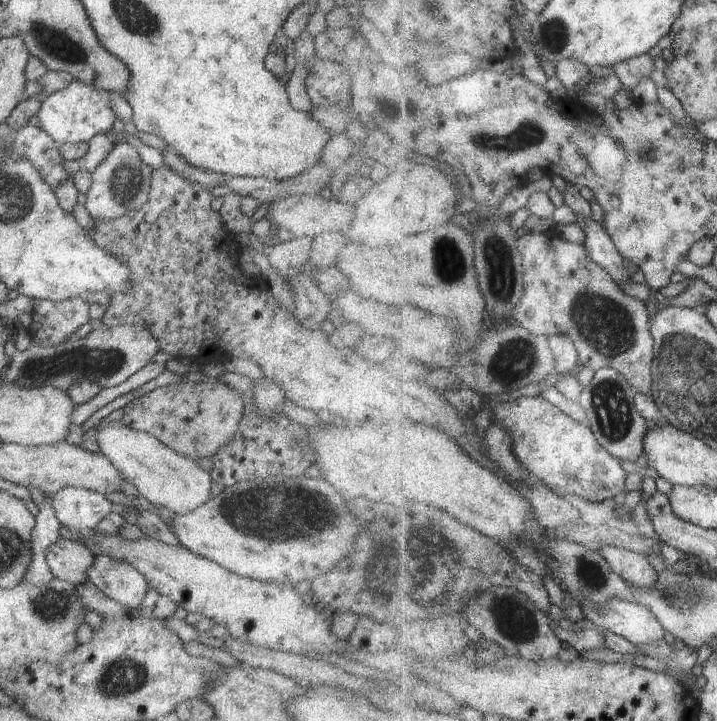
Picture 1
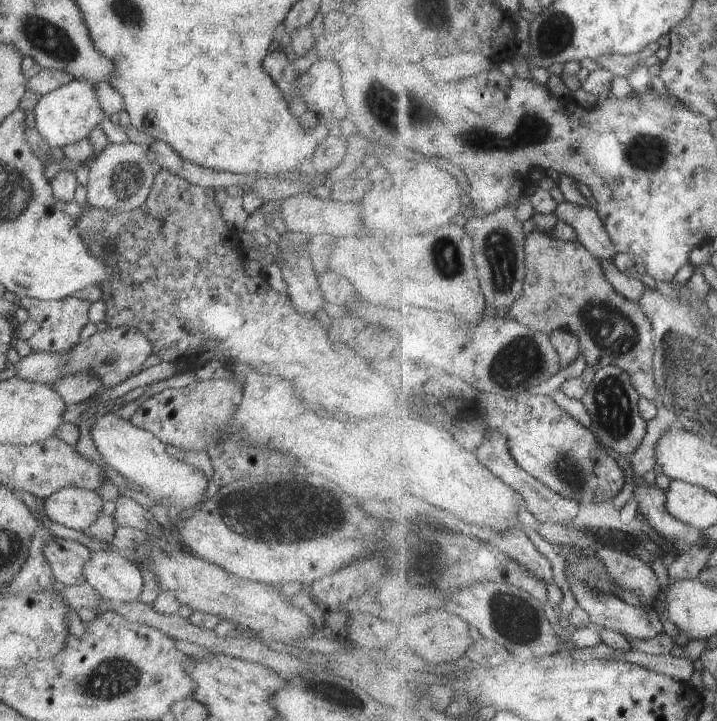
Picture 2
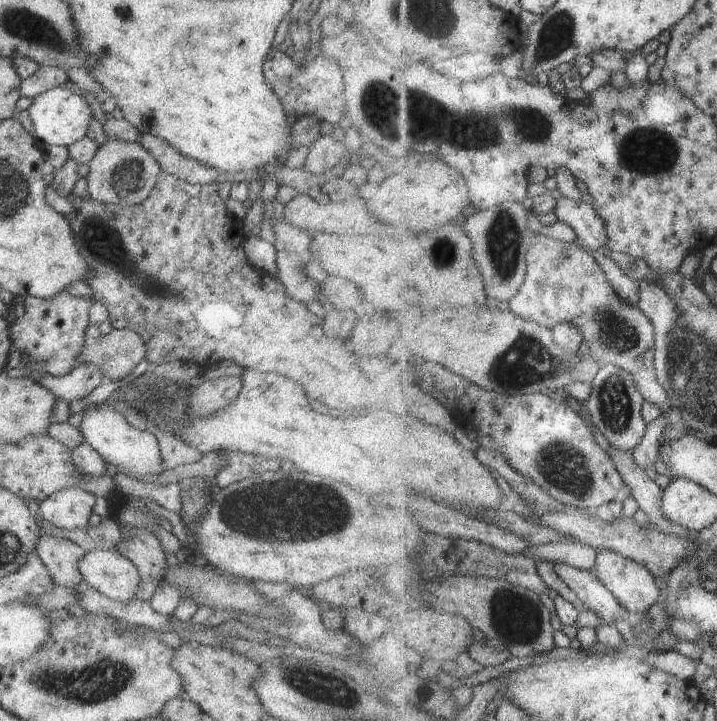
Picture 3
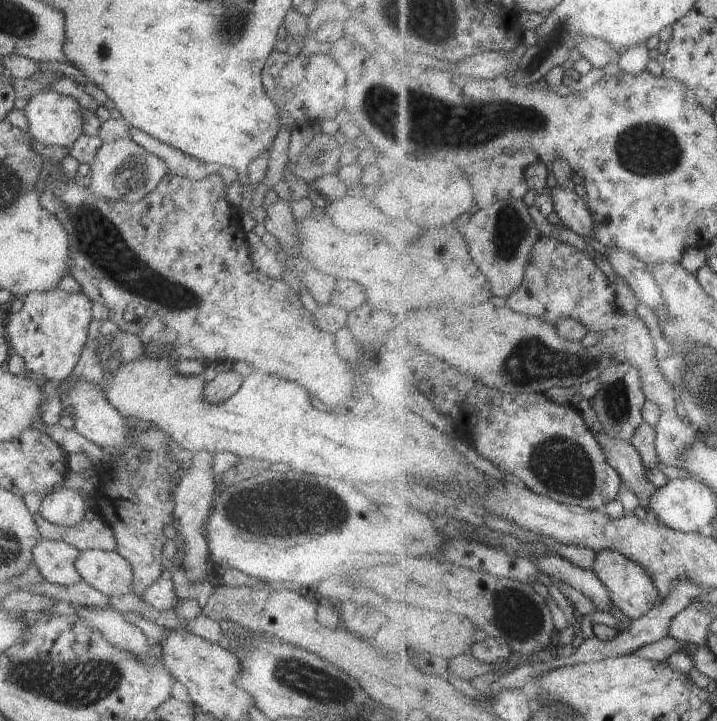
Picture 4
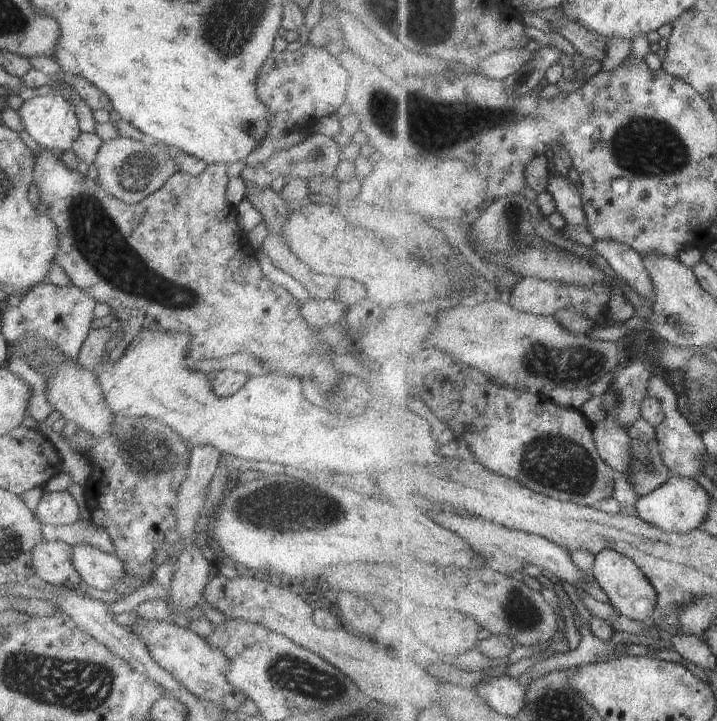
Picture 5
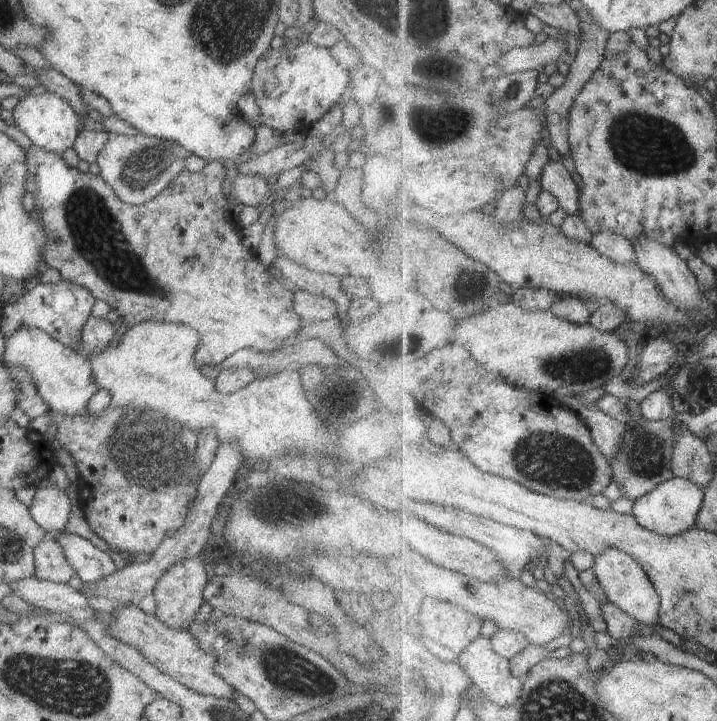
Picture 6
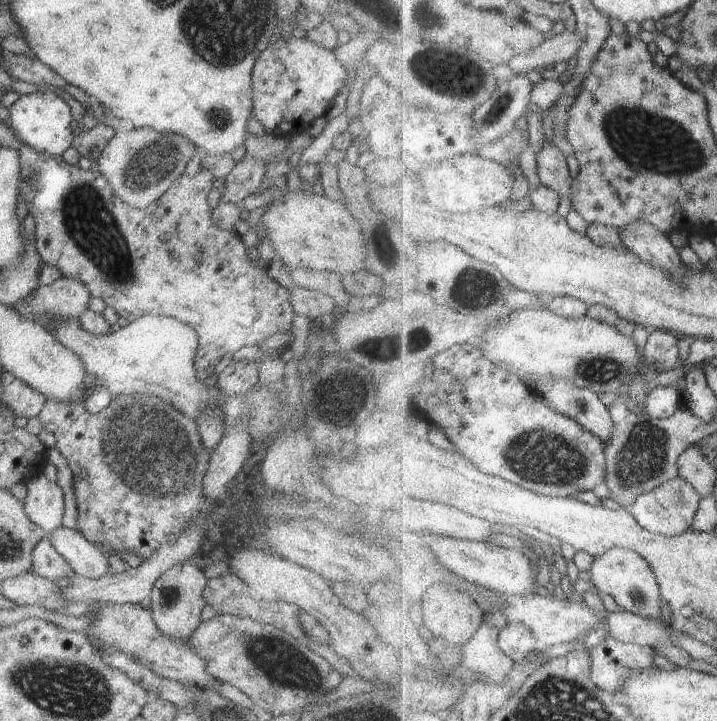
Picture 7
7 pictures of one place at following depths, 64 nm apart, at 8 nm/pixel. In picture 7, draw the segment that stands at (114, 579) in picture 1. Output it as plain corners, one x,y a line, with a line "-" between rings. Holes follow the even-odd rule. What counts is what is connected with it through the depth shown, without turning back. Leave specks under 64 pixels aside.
60,525
49,533
48,542
68,561
75,574
89,579
108,574
108,554
88,542
80,531

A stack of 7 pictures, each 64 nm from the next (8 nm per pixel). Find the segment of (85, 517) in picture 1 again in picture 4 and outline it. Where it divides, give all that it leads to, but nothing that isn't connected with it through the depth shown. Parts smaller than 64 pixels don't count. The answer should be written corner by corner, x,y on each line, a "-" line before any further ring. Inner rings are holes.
60,488
43,498
39,513
52,524
69,527
84,519
85,503
78,490

